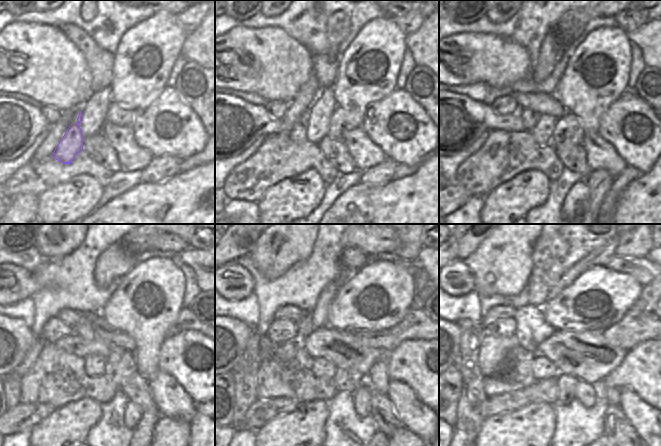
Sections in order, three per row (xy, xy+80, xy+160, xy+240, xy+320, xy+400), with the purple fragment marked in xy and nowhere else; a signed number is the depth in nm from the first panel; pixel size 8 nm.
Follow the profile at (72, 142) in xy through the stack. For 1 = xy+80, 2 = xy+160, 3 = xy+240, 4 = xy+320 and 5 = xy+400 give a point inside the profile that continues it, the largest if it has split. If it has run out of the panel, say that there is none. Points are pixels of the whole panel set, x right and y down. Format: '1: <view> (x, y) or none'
1: xy+80 (298, 133)
2: xy+160 (529, 118)
3: xy+240 (84, 330)
4: xy+320 (319, 314)
5: xy+400 (599, 256)

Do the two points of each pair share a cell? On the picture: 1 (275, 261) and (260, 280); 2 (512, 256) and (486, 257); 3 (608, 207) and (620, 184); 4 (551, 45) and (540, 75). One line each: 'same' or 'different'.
1: different
2: same
3: same
4: same

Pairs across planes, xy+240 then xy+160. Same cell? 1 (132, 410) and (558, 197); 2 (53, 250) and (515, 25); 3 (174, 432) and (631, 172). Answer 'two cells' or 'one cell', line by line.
1: two cells
2: two cells
3: one cell

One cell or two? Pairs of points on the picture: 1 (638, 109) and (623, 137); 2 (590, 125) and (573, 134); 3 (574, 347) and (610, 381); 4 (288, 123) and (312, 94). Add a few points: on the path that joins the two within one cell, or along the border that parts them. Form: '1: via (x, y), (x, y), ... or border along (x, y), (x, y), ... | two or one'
1: via (629, 112), (623, 118), (625, 128) | one
2: border along (568, 111), (578, 118), (584, 131) | two
3: border along (623, 361), (602, 380) | two
4: via (291, 116), (305, 100) | one

